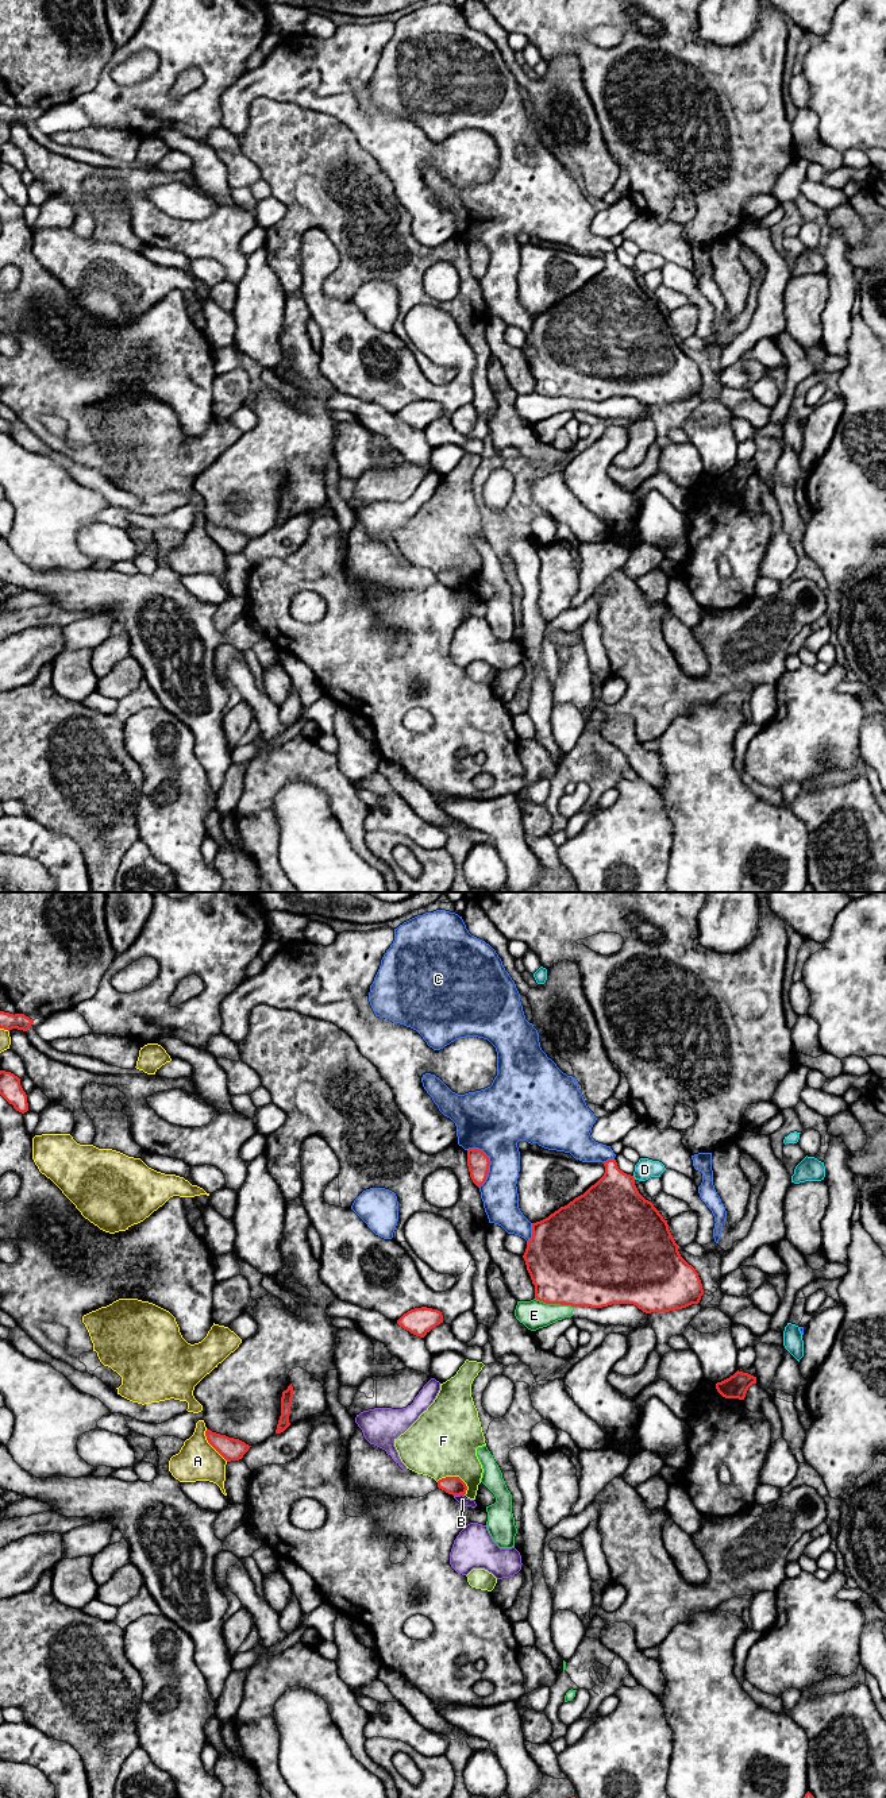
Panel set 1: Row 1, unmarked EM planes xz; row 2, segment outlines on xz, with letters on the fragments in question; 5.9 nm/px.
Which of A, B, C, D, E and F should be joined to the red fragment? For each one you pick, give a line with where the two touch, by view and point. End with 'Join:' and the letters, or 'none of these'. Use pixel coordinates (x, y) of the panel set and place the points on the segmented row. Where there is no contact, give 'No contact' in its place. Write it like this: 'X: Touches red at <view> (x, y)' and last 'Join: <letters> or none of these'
Join: none of these

